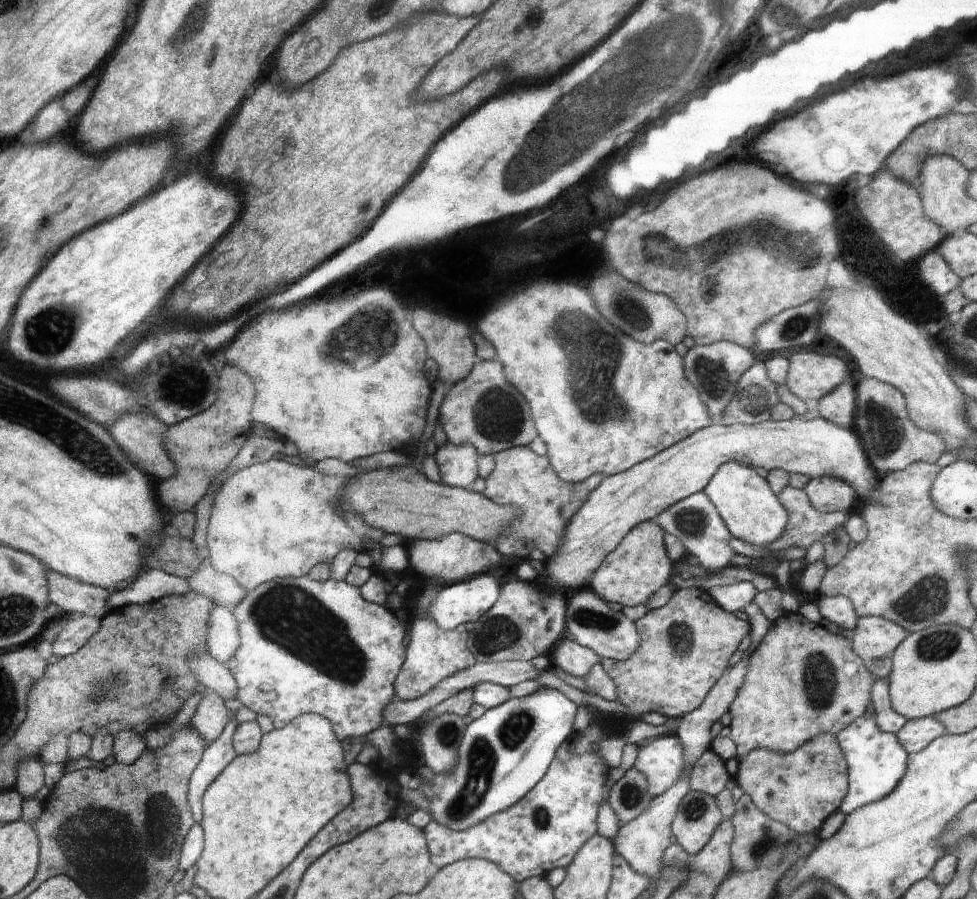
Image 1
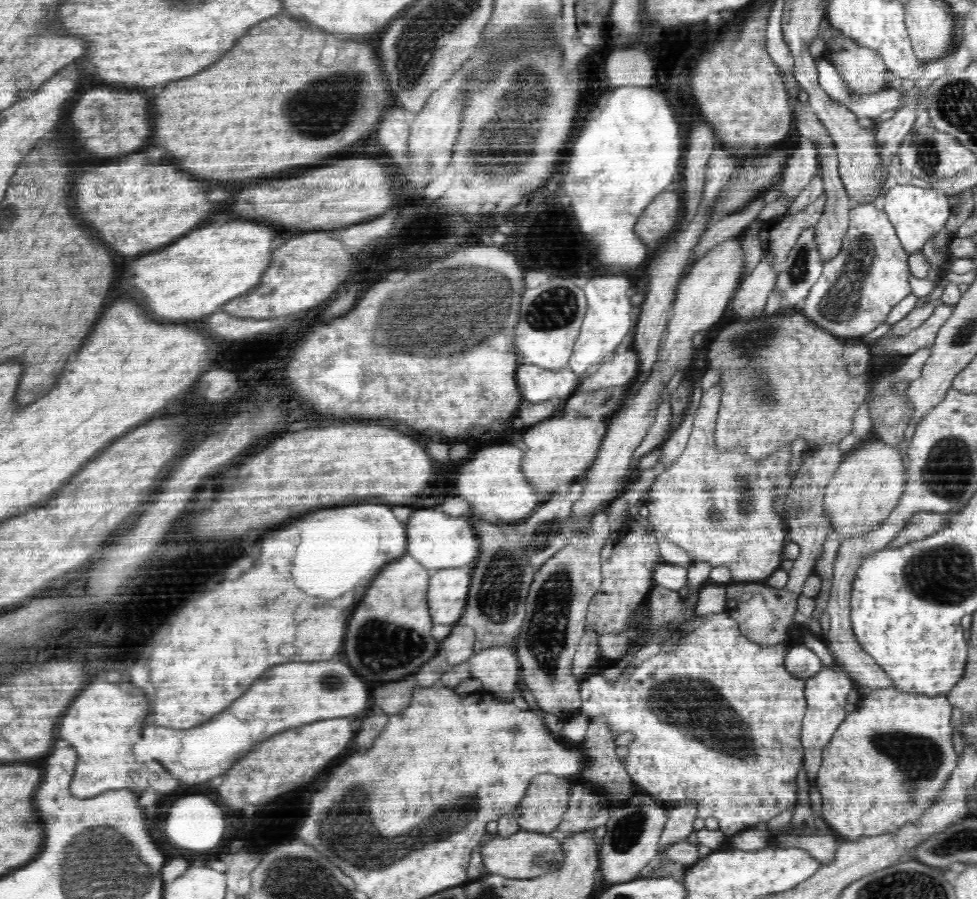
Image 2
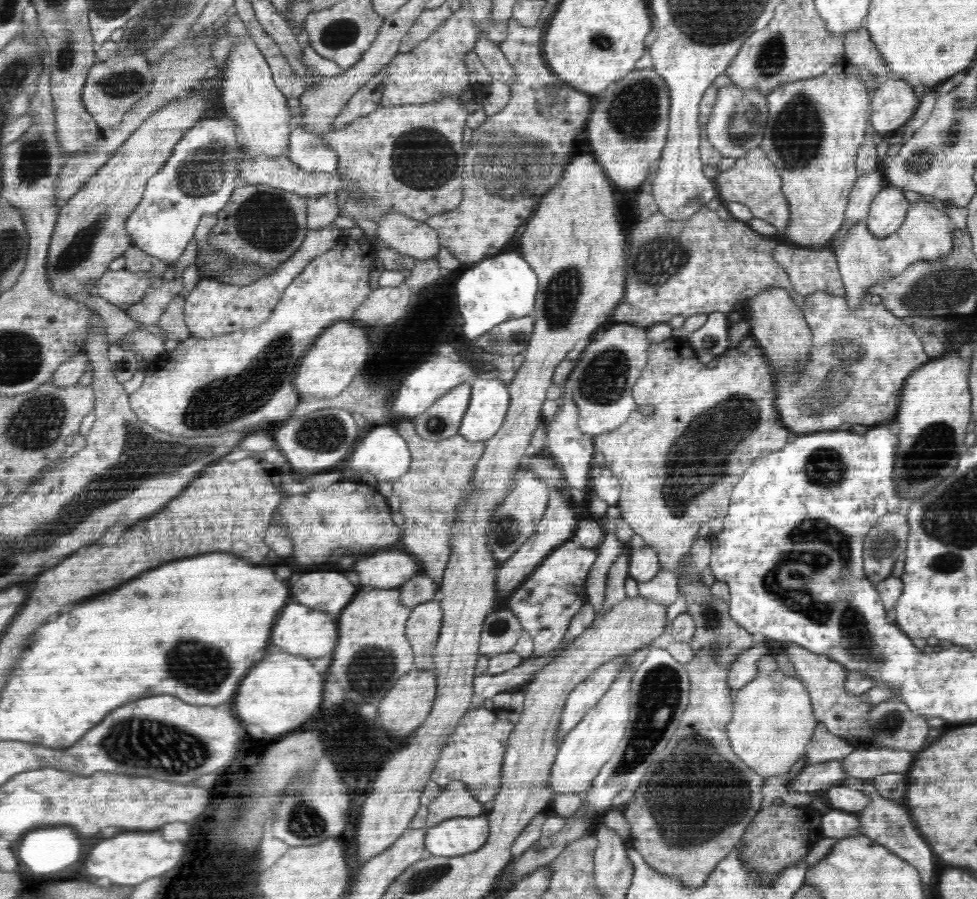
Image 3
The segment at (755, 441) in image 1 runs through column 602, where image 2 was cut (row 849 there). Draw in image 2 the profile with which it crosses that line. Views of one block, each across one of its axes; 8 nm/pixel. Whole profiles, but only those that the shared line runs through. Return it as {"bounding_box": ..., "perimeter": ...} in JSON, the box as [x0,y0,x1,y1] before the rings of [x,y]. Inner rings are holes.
{"bounding_box":[479,832,565,879],"perimeter":[[[518,832],[507,837],[492,837],[479,848],[486,874],[500,874],[511,879],[527,879],[560,872],[565,861],[564,847],[554,835]]]}

